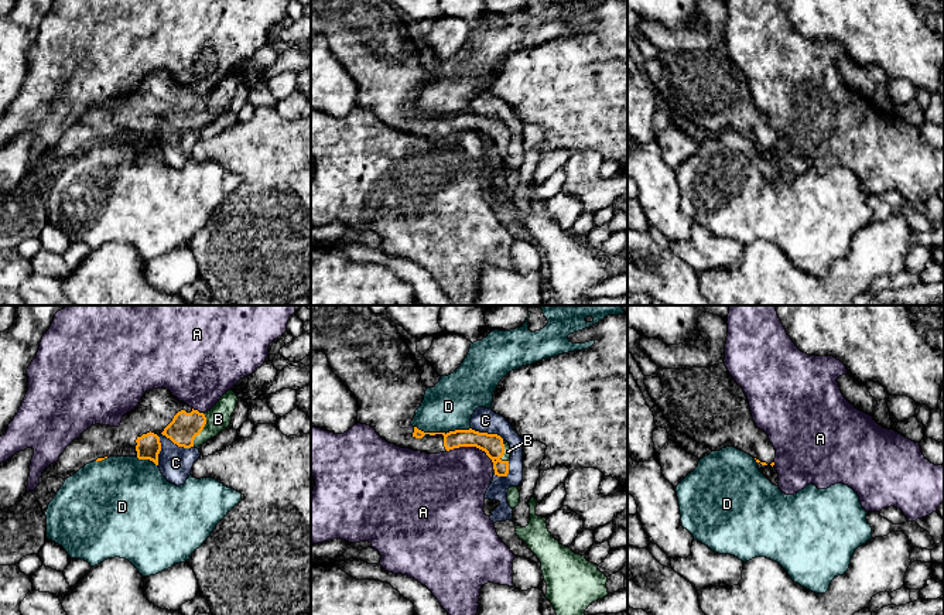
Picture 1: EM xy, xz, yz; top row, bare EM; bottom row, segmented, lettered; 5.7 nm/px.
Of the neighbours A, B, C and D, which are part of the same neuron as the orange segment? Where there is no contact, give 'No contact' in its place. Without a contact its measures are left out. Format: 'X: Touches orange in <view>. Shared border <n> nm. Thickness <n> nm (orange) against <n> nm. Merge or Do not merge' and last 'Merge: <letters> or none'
A: Touches orange in xz. Shared border 300 nm. Thickness 120 nm (orange) against 380 nm. Do not merge
B: Touches orange in xy. Shared border 200 nm. Thickness 160 nm (orange) against 140 nm. Merge
C: Touches orange in xz. Shared border 200 nm. Thickness 120 nm (orange) against 140 nm. Do not merge
D: Touches orange in xz. Shared border 180 nm. Thickness 100 nm (orange) against 280 nm. Do not merge
Merge: B

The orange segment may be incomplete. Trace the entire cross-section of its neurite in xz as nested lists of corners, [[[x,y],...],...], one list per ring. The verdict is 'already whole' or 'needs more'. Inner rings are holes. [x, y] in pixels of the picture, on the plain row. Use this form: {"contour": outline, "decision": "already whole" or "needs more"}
{"contour": [[[311,0],[311,34],[324,35],[332,55],[353,76],[359,86],[358,106],[373,110],[387,126],[427,137],[476,130],[492,143],[495,158],[507,160],[512,131],[500,119],[472,112],[424,116],[411,109],[427,71],[421,65],[418,44],[389,0]]], "decision": "needs more"}

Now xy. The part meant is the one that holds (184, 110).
{"contour": [[[165,71],[148,74],[141,81],[138,89],[124,98],[119,110],[95,107],[83,115],[79,122],[73,123],[65,131],[57,146],[44,153],[40,167],[51,160],[66,163],[86,147],[102,144],[109,140],[137,140],[138,143],[150,143],[158,148],[158,137],[161,134],[160,117],[170,122],[178,130],[198,131],[225,112],[230,110],[237,83],[236,76],[228,74],[209,95],[199,96],[187,86],[179,85]]], "decision": "needs more"}

